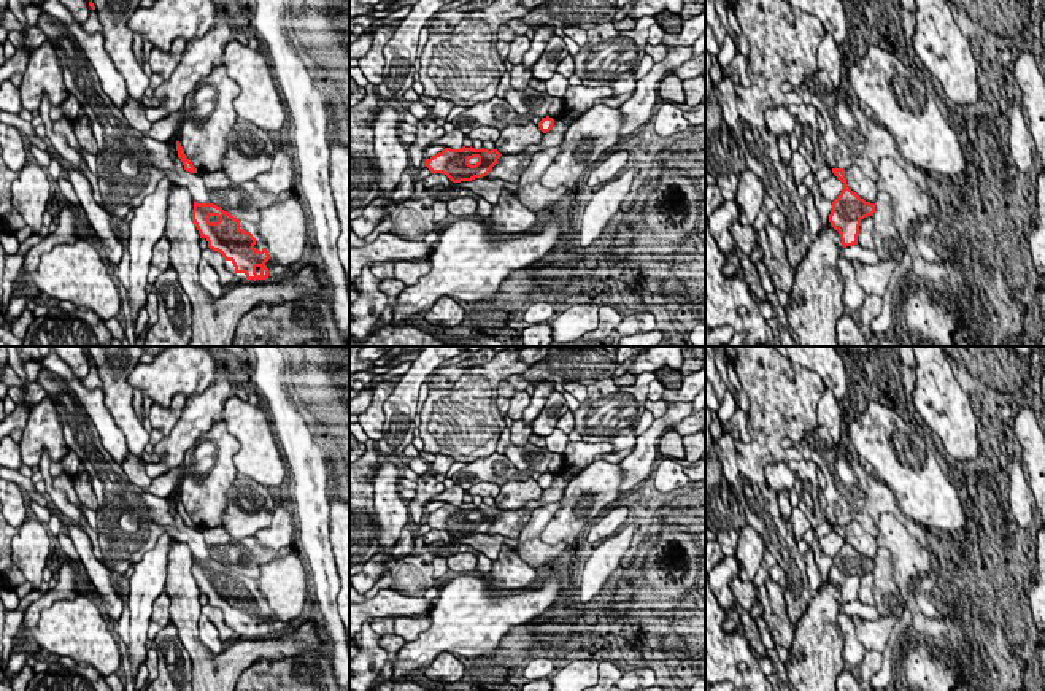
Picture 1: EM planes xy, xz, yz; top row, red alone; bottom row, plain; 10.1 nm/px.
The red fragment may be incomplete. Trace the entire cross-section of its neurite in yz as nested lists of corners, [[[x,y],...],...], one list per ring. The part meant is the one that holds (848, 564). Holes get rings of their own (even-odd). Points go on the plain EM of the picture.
[[[832,524],[832,529],[843,539],[843,545],[832,558],[829,578],[840,589],[842,600],[846,604],[858,600],[861,577],[873,572],[875,559],[866,558],[848,543],[843,524]]]

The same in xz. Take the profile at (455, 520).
[[[445,504],[442,508],[426,515],[424,521],[430,529],[443,529],[453,539],[461,539],[489,531],[500,511],[497,505]]]

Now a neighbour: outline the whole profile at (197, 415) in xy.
[[[221,372],[203,394],[186,399],[181,418],[167,437],[154,446],[159,462],[148,462],[146,473],[154,480],[175,467],[183,465],[187,450],[213,426],[213,418],[221,416],[226,400],[235,388]]]

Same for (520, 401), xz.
[[[519,391],[511,397],[507,416],[513,421],[518,421],[522,418],[522,411],[530,405],[530,394],[526,391]]]

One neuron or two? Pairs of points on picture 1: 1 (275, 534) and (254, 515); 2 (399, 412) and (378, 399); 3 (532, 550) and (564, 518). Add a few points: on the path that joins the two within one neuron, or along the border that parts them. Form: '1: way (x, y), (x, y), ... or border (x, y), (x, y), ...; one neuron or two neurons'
1: border (278, 502), (272, 521), (254, 534); two neurons
2: border (396, 386), (385, 402), (383, 434), (378, 439); two neurons
3: border (539, 537), (548, 544), (564, 542), (567, 545); two neurons

